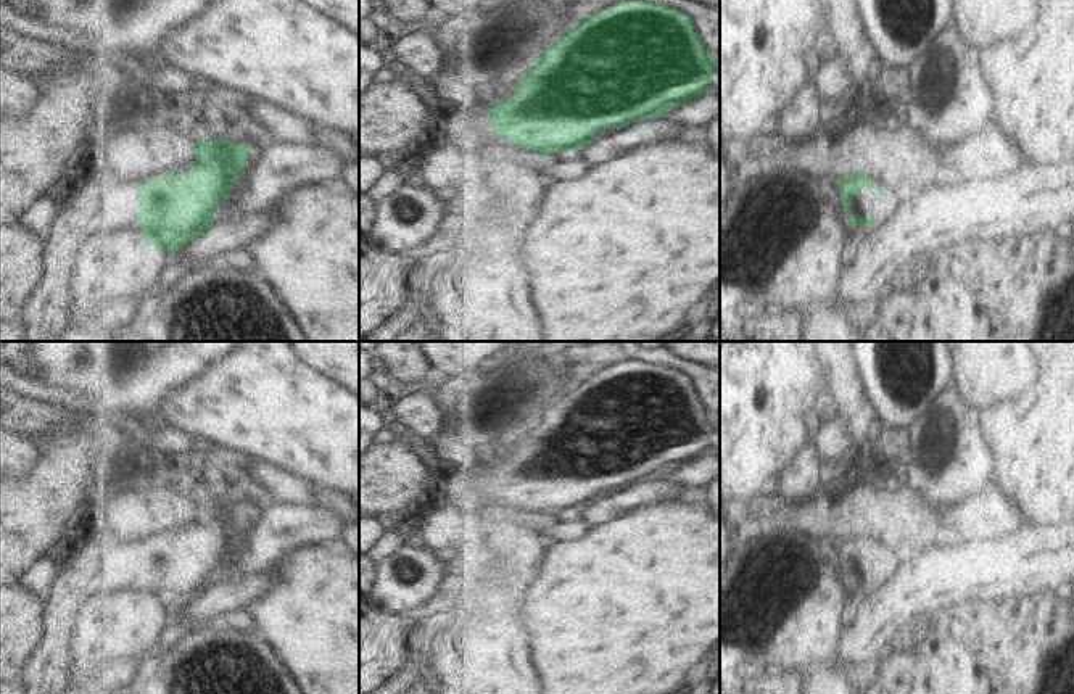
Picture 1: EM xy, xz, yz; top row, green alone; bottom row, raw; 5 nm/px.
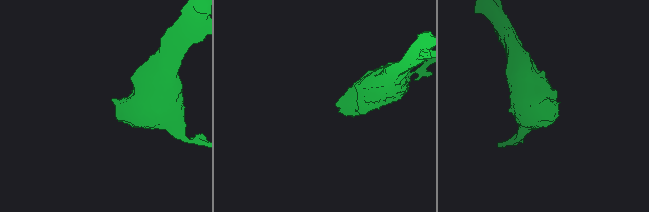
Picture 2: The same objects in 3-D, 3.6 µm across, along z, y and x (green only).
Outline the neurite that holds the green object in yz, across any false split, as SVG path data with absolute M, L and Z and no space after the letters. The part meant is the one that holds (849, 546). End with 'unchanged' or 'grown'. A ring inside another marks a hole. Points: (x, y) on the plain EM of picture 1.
M860 530L839 543L844 573L852 585L852 597L839 613L844 630L855 636L853 655L865 657L876 651L884 638L918 638L921 613L908 610L916 604L916 593L937 573L936 564L927 572L905 570Z | grown

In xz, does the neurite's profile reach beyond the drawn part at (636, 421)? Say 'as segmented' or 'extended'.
extended

